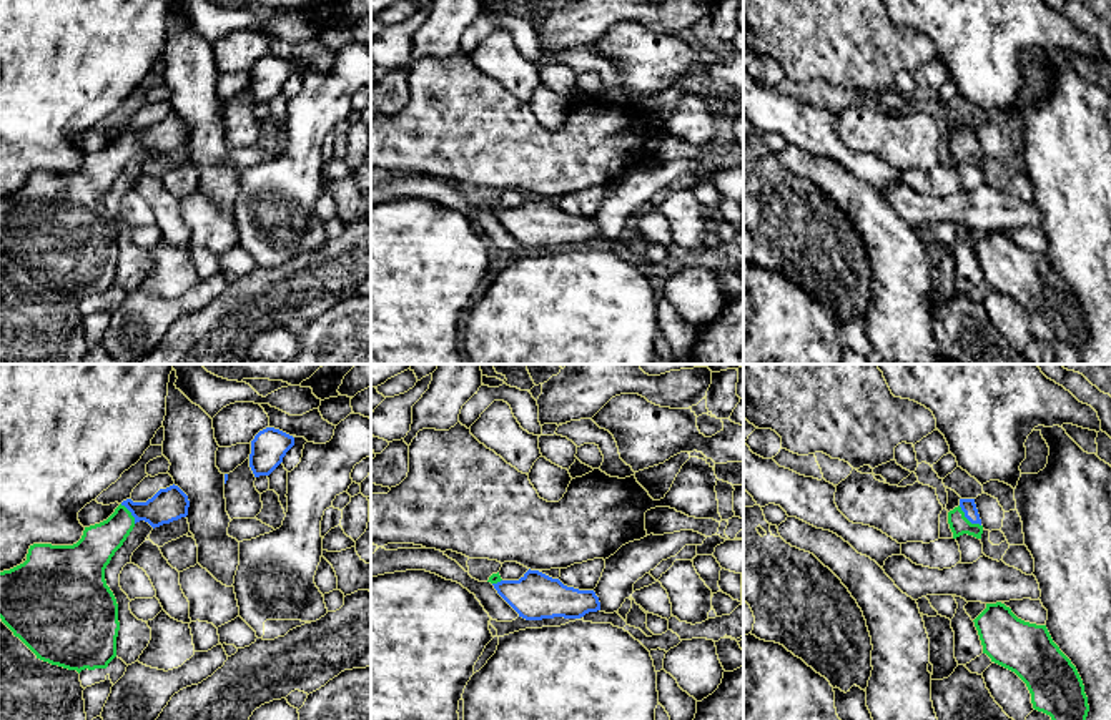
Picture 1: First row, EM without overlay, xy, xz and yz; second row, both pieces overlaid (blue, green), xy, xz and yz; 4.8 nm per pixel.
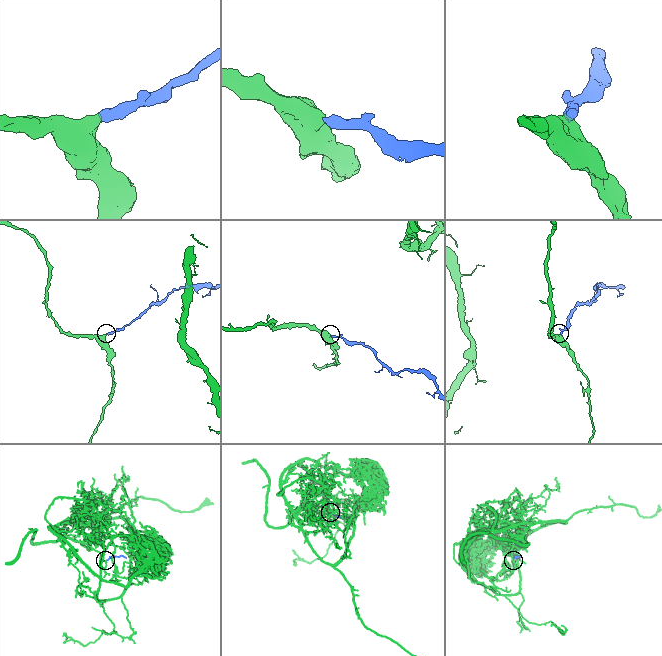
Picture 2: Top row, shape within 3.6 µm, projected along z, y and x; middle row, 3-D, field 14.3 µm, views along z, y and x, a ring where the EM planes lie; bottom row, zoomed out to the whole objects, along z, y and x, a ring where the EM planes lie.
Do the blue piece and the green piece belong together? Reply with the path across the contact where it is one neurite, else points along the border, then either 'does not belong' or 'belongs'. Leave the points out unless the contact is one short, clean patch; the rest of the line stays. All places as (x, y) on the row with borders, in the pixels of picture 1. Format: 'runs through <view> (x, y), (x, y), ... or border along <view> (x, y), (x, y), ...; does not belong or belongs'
runs through yz (968, 506), (968, 519), (958, 524); belongs

